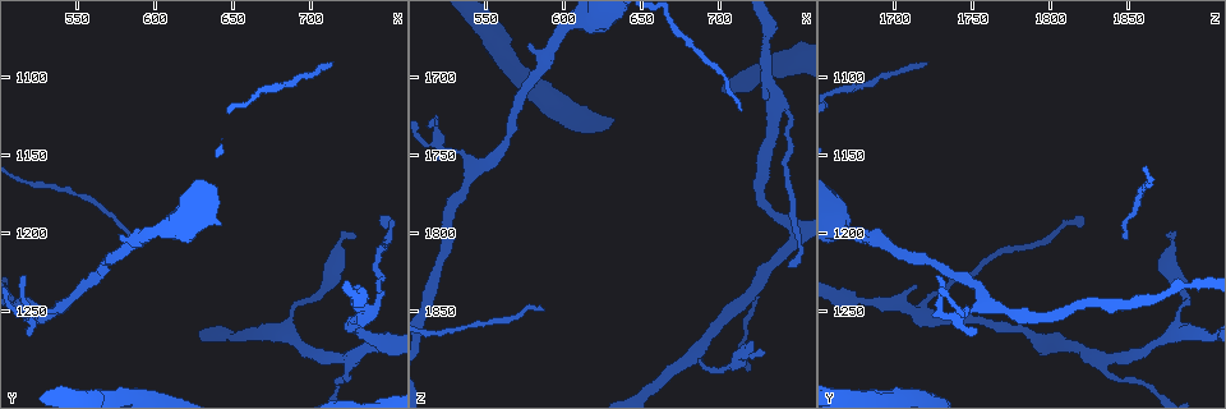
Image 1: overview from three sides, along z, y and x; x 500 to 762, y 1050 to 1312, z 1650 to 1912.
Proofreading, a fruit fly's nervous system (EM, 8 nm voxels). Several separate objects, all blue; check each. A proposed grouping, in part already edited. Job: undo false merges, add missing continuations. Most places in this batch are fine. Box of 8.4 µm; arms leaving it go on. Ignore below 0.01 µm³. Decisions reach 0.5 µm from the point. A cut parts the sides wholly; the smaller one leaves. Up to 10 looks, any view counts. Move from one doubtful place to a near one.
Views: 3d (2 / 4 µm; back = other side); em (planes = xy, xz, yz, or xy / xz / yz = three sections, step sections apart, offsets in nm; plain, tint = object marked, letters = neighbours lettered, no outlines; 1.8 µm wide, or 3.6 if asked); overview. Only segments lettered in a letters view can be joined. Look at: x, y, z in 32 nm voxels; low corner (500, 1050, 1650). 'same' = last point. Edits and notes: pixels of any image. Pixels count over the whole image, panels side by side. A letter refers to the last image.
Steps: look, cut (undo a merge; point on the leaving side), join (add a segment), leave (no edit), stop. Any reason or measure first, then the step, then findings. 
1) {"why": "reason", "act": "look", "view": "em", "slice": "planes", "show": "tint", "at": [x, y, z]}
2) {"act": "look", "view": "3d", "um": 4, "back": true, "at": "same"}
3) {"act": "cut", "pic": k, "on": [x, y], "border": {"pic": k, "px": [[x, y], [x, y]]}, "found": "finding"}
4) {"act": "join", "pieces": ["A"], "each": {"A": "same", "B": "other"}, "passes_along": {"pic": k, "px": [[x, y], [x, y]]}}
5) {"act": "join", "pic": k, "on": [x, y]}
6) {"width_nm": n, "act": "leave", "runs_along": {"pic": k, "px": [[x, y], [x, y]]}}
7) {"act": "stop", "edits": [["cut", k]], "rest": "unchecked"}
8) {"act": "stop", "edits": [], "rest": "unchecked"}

{"why": "long arm stops here", "act": "look", "view": "3d", "um": 4, "at": [746, 1190, 1822]}

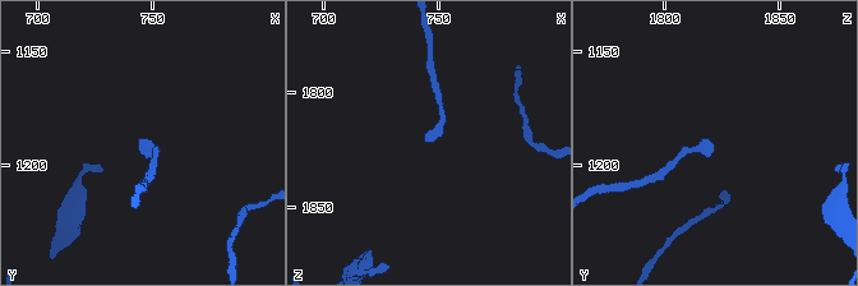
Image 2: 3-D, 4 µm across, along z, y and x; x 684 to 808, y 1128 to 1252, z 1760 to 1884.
{"act": "look", "view": "em", "slice": "yz", "step": 8, "show": "tint", "at": [745, 1189, 1821]}

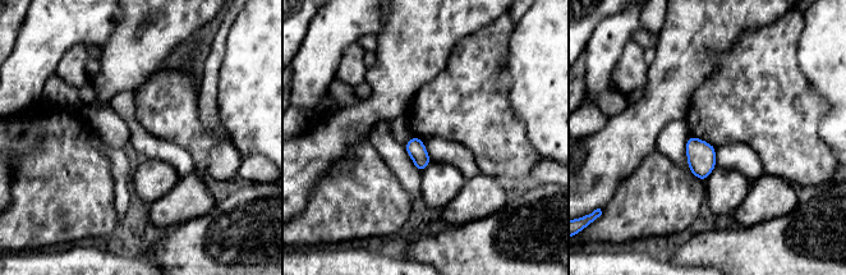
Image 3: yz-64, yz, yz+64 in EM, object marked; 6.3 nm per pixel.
{"act": "look", "view": "em", "slice": "planes", "show": "letters", "at": "same"}

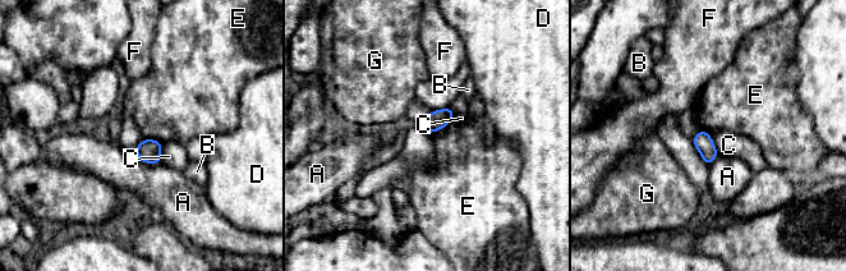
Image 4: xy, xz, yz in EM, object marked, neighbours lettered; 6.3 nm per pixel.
{"act": "leave", "each": {"A": "other", "B": "other", "C": "other", "D": "other", "E": "other", "F": "other", "G": "other"}, "border": {"pic": 4, "px": [[709, 134], [718, 155]]}, "found": "none of them fits"}

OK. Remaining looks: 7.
{"why": "a fork", "act": "look", "view": "em", "um": 3.6, "slice": "yz", "step": 4, "show": "tint", "at": [724, 1280, 1832]}

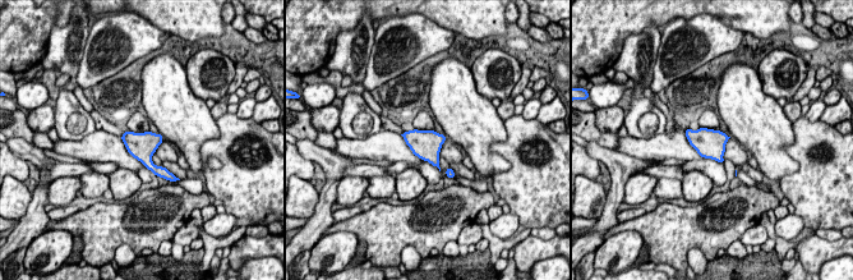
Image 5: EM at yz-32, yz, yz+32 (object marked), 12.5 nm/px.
{"why": "cut it another way", "act": "look", "view": "em", "um": 3.6, "slice": "xz", "step": 8, "show": "letters", "at": "same"}

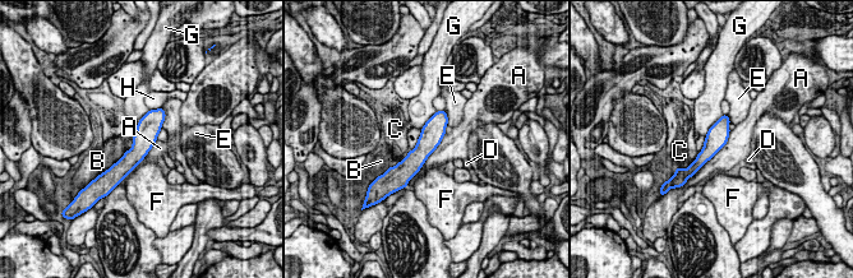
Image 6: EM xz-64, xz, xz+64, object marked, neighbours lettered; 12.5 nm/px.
{"longest_contact_nm": ["A", 850], "act": "leave", "each": {"A": "other", "B": "other", "C": "other", "D": "other", "E": "other", "F": "other", "G": "other", "H": "other"}, "border": {"pic": 6, "px": [[133, 138], [132, 146], [106, 170]]}, "found": "continuous, no second cell"}

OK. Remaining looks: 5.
{"why": "thin neck", "act": "look", "view": "3d", "um": 2, "at": [730, 1246, 1676]}

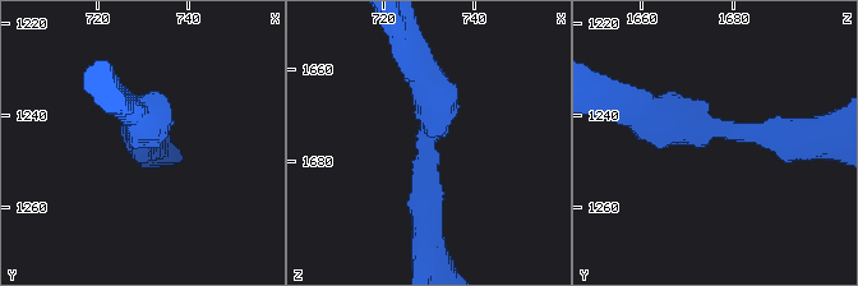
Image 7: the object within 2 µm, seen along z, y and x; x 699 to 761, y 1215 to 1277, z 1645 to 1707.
{"arm_widths_nm": [220, 220], "act": "look", "view": "em", "slice": "planes", "show": "letters", "at": [728, 1245, 1676]}

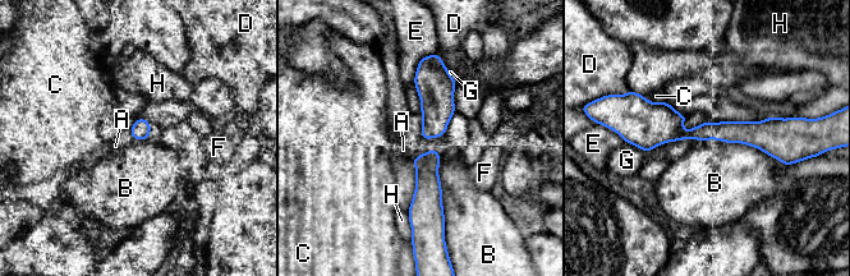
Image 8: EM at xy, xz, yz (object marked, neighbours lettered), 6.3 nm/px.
{"width_nm": 120, "act": "leave", "each": {"A": "other", "B": "other", "C": "other", "D": "other", "E": "other", "F": "other", "G": "other", "H": "other"}, "border": {"pic": 8, "px": [[428, 148], [439, 152], [445, 226]]}, "found": "all the same cell"}

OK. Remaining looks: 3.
{"why": "end of a long branch", "act": "look", "view": "em", "slice": "planes", "show": "letters", "at": [728, 1200, 1876]}

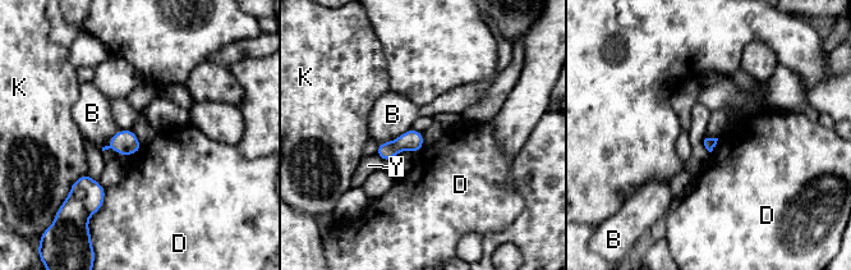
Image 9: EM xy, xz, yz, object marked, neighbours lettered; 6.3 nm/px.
{"longest_contact_nm": ["B", 240], "act": "leave", "each": {"B": "other", "D": "other", "K": "other", "Y": "other"}, "found": "none of them fits"}

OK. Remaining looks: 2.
{"act": "stop", "edits": [], "rest": "unchecked"}

